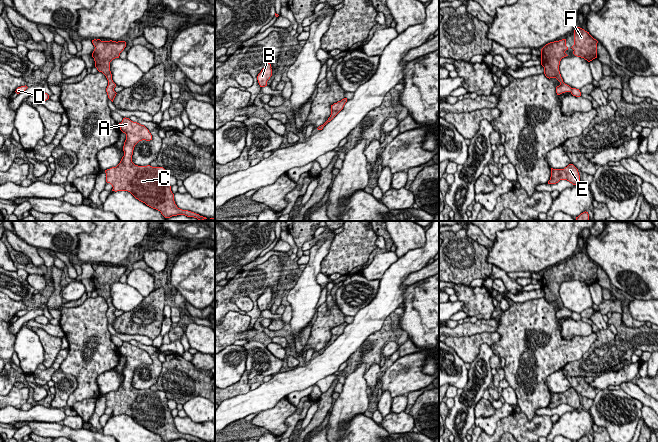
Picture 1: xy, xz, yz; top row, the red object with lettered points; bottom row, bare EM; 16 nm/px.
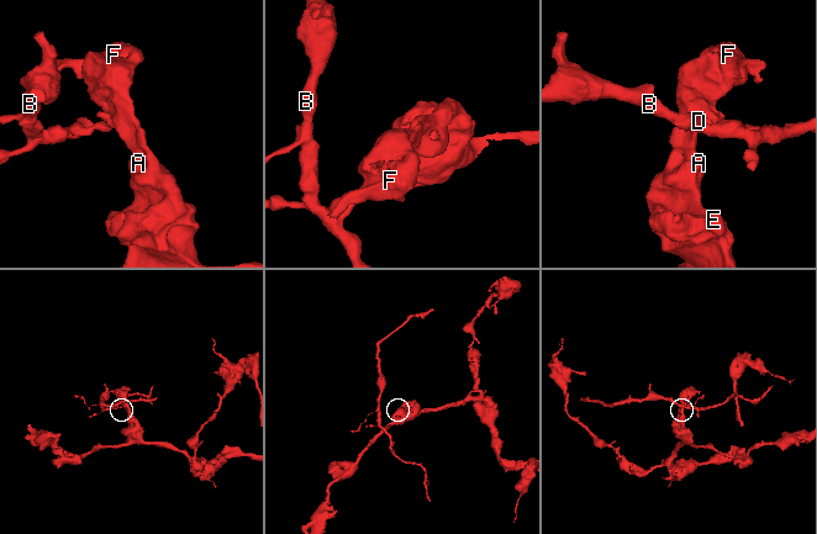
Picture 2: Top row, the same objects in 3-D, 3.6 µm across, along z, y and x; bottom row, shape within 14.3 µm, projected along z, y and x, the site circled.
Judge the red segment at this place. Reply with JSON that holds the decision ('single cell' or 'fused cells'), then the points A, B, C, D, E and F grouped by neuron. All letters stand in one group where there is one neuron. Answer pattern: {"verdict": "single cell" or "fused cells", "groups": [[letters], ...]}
{"verdict": "fused cells", "groups": [["A", "C", "E", "F"], ["B", "D"]]}

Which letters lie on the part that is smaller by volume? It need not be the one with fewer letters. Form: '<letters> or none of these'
B, D

